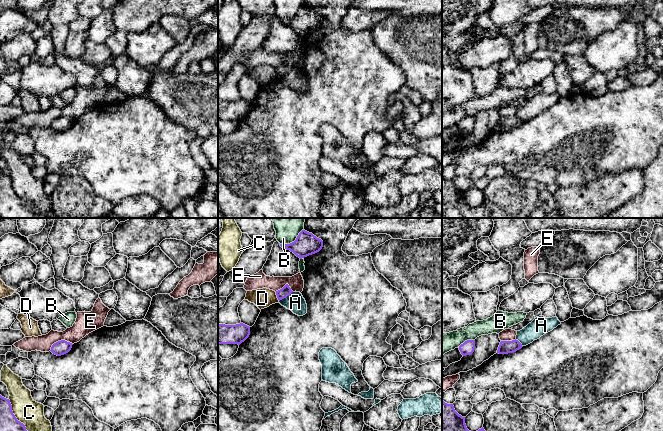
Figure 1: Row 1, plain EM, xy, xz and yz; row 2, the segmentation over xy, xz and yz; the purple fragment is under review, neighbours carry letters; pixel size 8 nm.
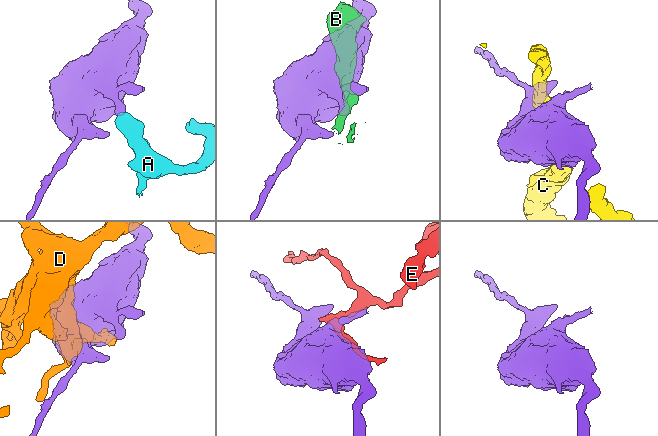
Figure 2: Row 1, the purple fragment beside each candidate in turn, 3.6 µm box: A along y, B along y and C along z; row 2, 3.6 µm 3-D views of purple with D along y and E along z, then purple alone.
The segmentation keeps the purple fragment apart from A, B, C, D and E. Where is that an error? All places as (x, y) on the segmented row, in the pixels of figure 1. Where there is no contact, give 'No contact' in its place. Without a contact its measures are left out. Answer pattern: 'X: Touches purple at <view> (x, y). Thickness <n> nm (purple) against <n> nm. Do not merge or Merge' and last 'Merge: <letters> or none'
A: Touches purple at xz (285, 297). Thickness 80 nm (purple) against 150 nm. Do not merge
B: Touches purple at xz (292, 242). Thickness 180 nm (purple) against 260 nm. Do not merge
C: Touches purple at xy (14, 415). Thickness 140 nm (purple) against 200 nm. Do not merge
D: Touches purple at xz (277, 296). Thickness 80 nm (purple) against 160 nm. Do not merge
E: Touches purple at xy (59, 341). Thickness 120 nm (purple) against 160 nm. Do not merge
Merge: none

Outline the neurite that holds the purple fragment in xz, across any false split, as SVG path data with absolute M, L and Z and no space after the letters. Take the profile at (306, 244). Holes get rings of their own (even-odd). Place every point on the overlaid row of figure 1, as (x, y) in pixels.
M302 230L296 240L290 244L280 244L284 249L290 250L300 259L319 252L323 241L312 233Z

